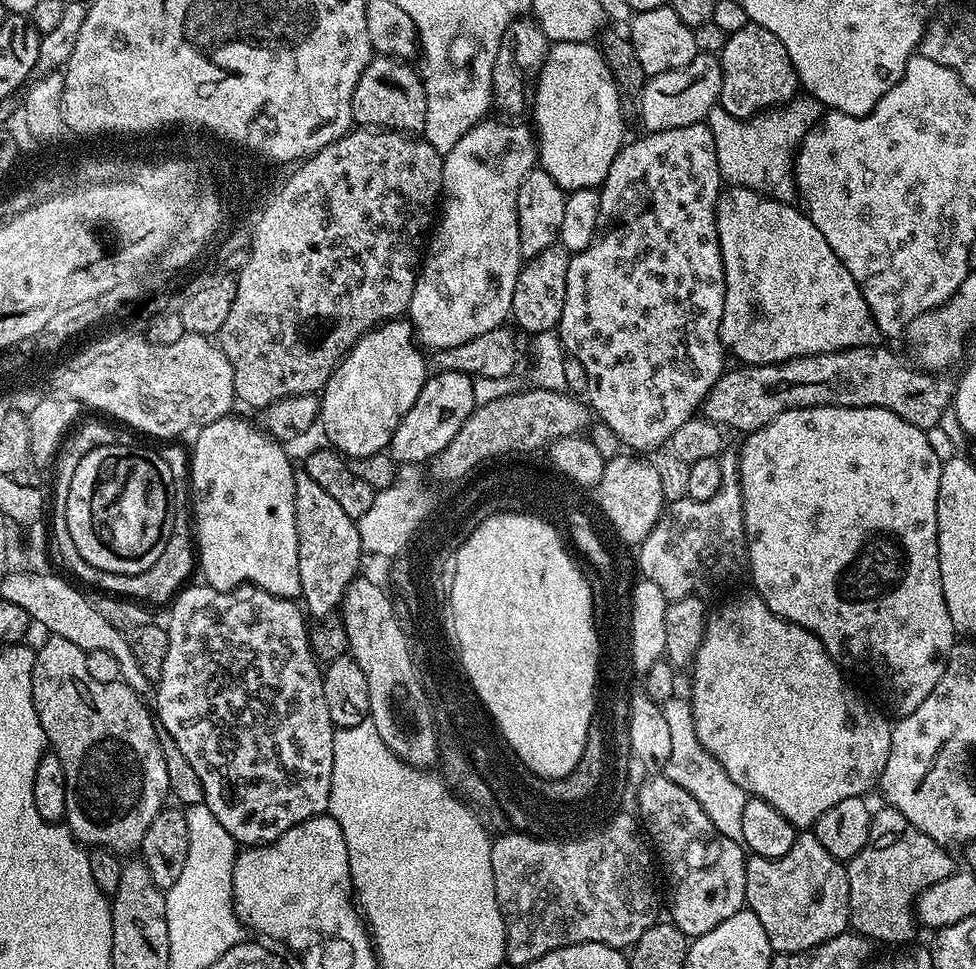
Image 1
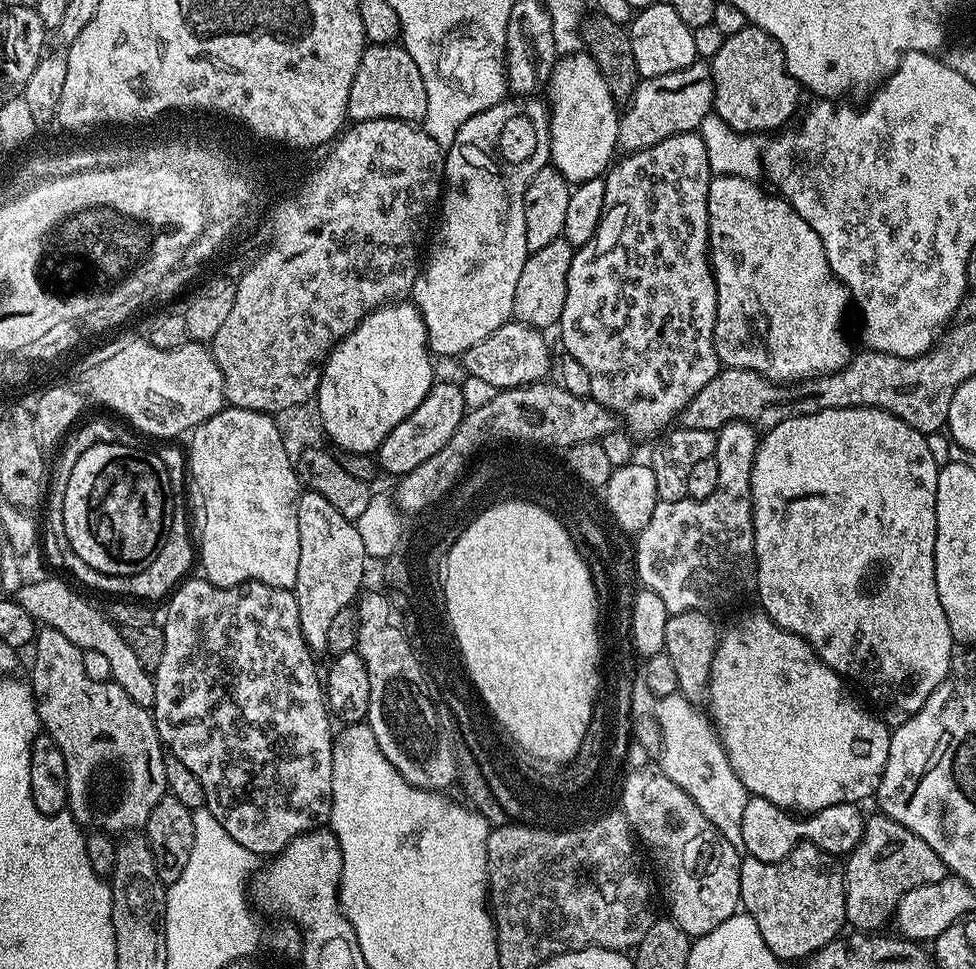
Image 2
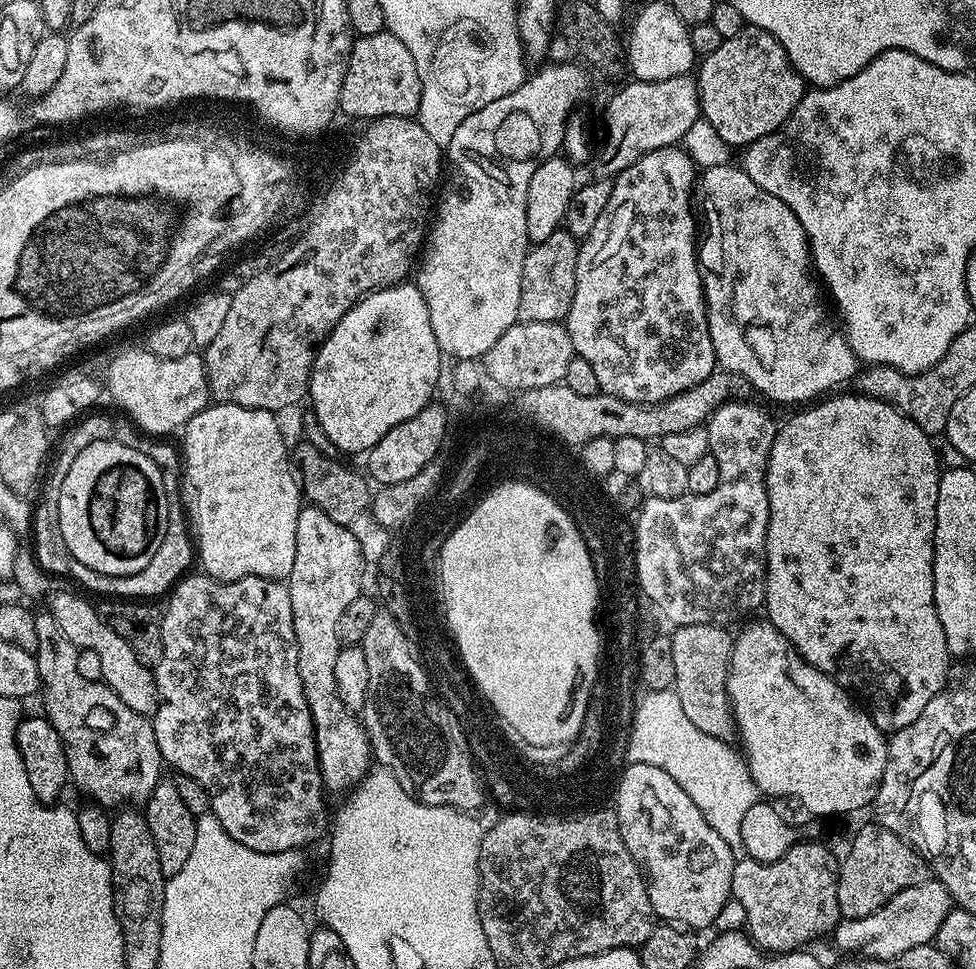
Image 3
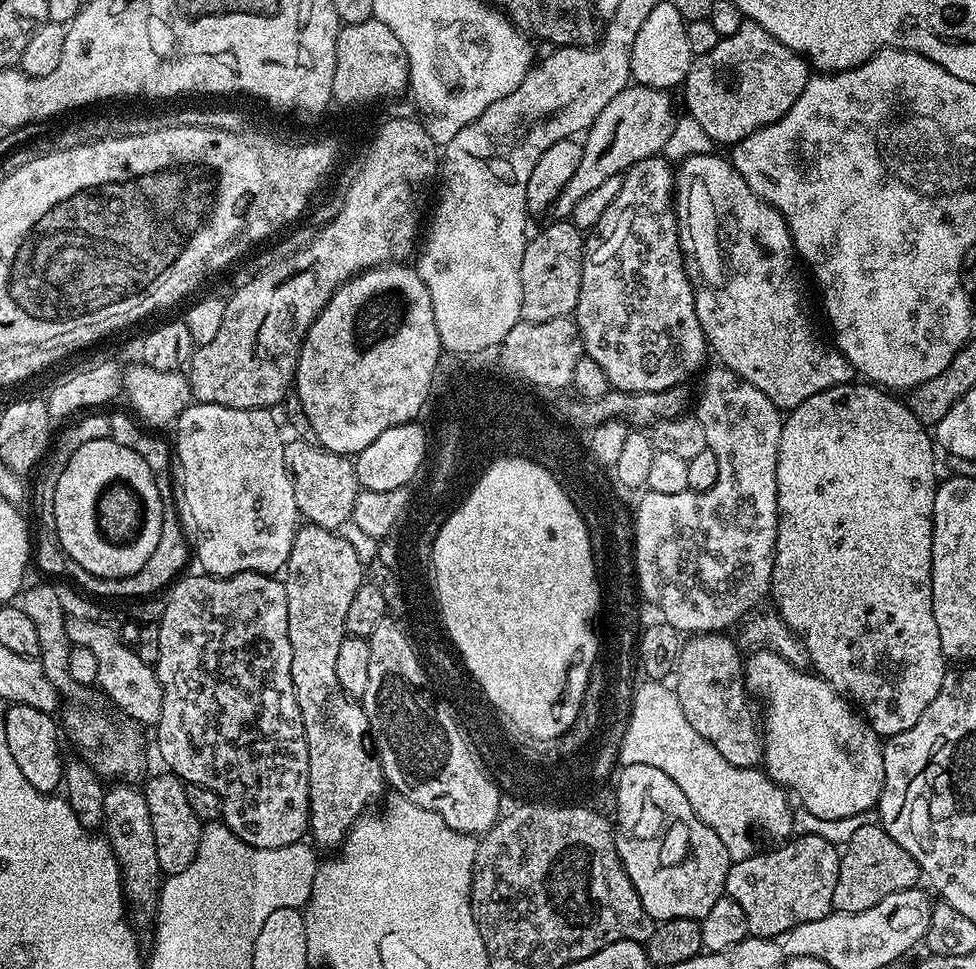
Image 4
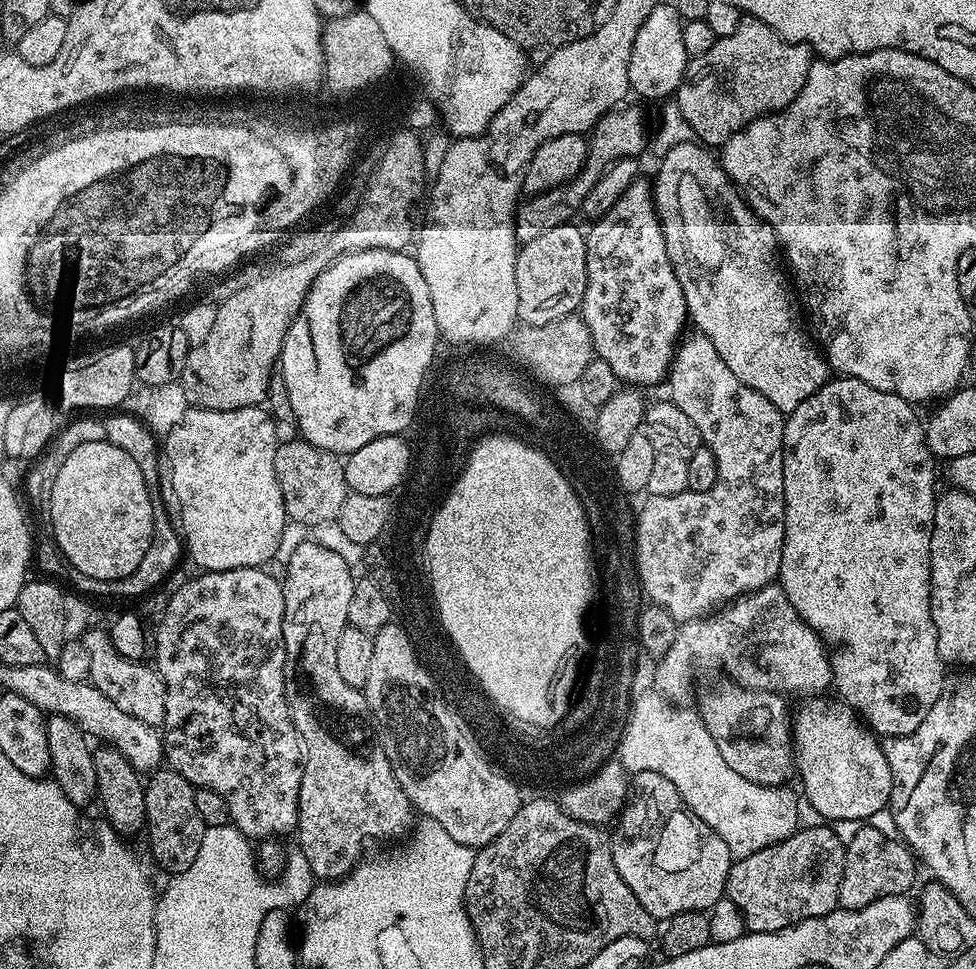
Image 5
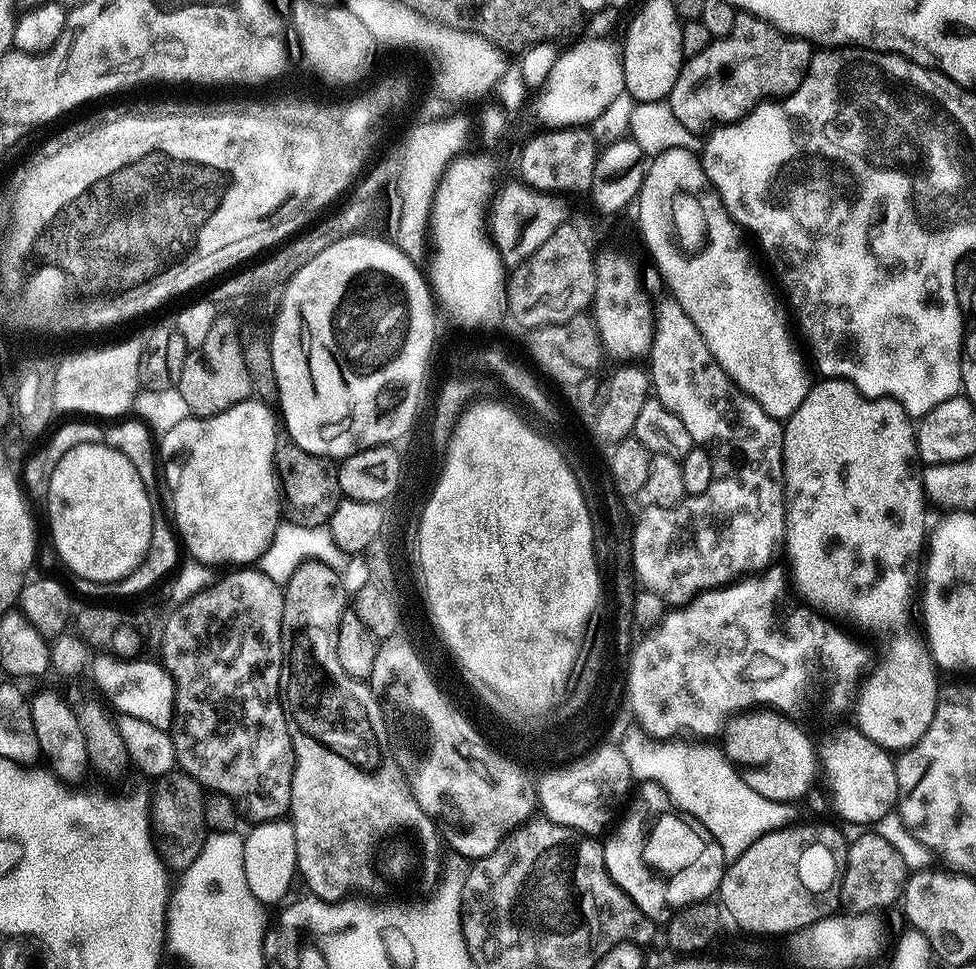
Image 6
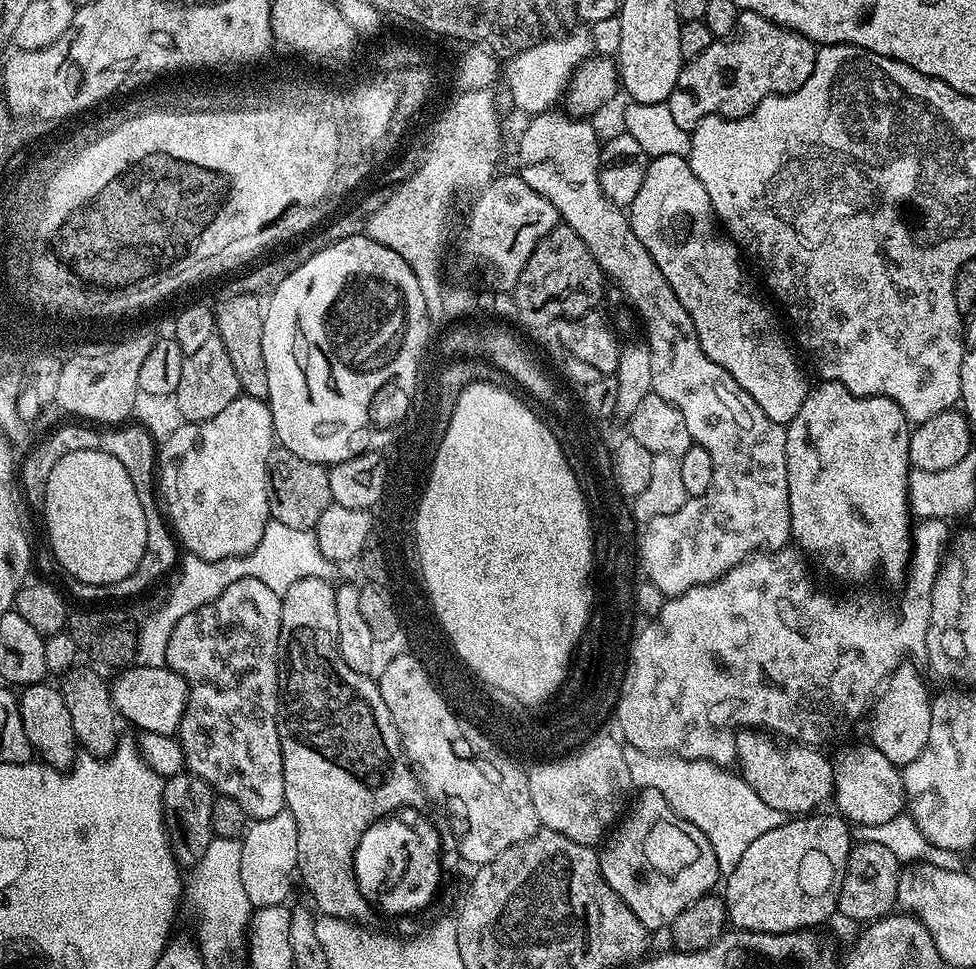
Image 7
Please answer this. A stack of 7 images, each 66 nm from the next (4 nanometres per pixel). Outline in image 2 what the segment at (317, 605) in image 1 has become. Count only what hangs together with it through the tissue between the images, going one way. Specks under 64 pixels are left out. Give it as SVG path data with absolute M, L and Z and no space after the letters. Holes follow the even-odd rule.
M301 491L300 501L296 504L296 517L300 547L298 578L294 589L298 602L298 622L308 647L313 653L320 654L328 647L326 633L330 630L330 621L338 615L338 610L349 607L361 595L364 562L369 556L357 525L338 514L338 510L334 510L334 506L330 506L322 494Z

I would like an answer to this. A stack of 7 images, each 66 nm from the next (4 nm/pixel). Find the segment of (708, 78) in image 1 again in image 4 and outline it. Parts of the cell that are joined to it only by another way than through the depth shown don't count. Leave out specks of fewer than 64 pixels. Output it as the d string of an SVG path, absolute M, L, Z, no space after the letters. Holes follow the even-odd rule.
M633 83L622 89L606 105L606 110L594 118L582 140L582 162L578 162L574 178L562 186L558 198L552 203L550 212L556 220L568 220L579 199L586 198L586 194L593 192L601 182L627 172L646 158L663 153L672 125L678 119L677 113L672 113L672 100L668 96L671 95L663 88L647 88Z

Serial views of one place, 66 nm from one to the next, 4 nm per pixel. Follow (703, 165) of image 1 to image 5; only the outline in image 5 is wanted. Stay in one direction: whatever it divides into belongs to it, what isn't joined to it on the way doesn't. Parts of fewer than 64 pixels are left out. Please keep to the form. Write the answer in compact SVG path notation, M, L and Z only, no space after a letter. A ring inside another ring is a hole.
M637 178L628 187L626 194L622 194L622 198L618 198L618 202L614 202L614 206L610 206L610 210L599 220L591 225L590 231L587 233L588 249L586 250L586 270L588 271L588 281L586 282L586 294L580 303L579 315L584 317L586 326L590 330L590 338L592 339L592 351L595 355L606 362L607 365L614 370L617 381L623 382L628 386L644 386L640 384L660 384L665 383L666 377L672 368L672 359L676 357L677 347L685 335L686 327L689 323L688 307L686 306L686 298L682 294L684 285L678 282L676 270L670 255L670 244L664 241L664 228L660 225L661 217L656 211L656 201L654 199L654 188L651 183L648 184L644 178Z

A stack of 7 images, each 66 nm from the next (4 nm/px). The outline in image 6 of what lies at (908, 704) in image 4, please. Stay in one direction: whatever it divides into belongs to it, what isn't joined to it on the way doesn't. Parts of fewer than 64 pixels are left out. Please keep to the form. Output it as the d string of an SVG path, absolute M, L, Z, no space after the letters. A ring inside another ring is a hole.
M820 378L809 387L806 398L794 414L783 421L784 441L782 442L782 458L784 459L784 542L783 551L788 552L790 569L790 584L795 595L809 608L828 618L835 618L845 625L853 624L872 636L892 636L892 644L888 644L880 652L880 661L872 668L872 673L863 677L854 697L854 712L856 708L855 727L860 729L870 742L889 750L903 750L914 746L926 734L930 722L934 718L936 703L940 700L942 681L939 680L938 669L932 661L932 651L928 649L927 639L919 631L912 629L912 583L917 583L918 569L922 564L922 553L926 548L926 537L930 532L928 512L924 509L926 497L921 473L916 472L918 457L916 455L916 424L896 400L864 396L849 380L833 380Z

